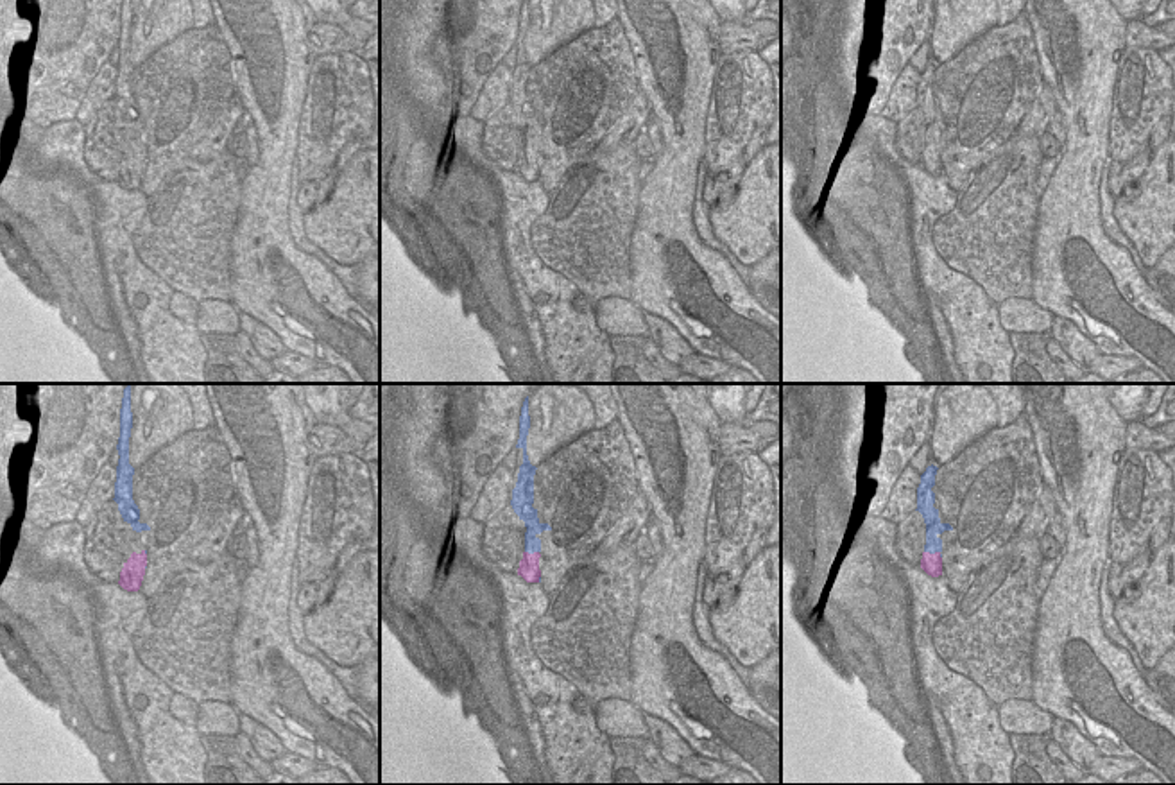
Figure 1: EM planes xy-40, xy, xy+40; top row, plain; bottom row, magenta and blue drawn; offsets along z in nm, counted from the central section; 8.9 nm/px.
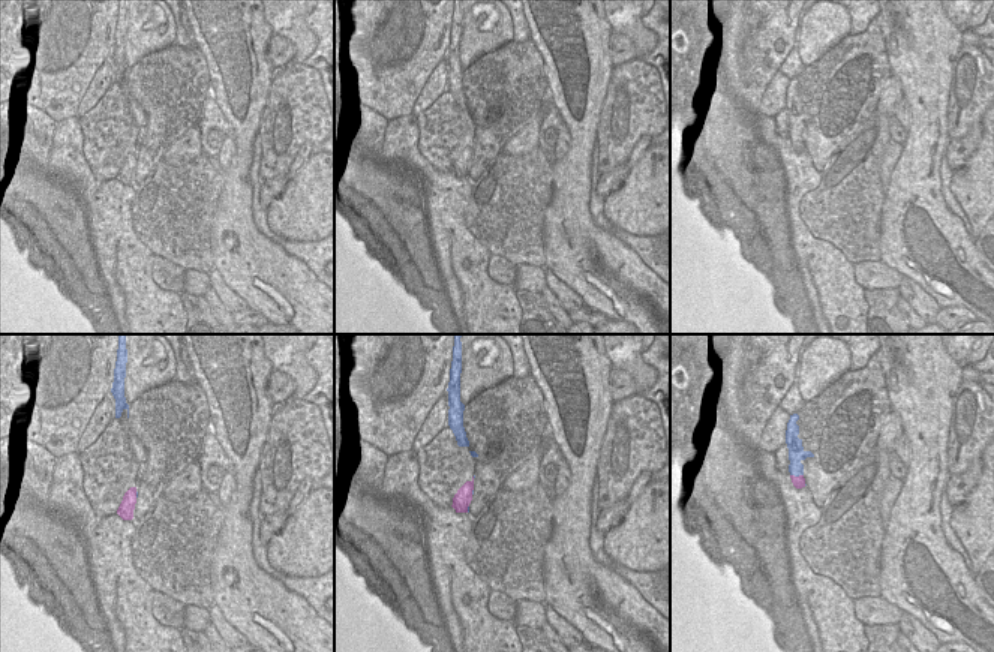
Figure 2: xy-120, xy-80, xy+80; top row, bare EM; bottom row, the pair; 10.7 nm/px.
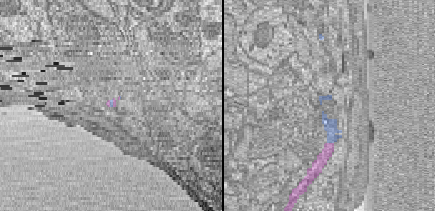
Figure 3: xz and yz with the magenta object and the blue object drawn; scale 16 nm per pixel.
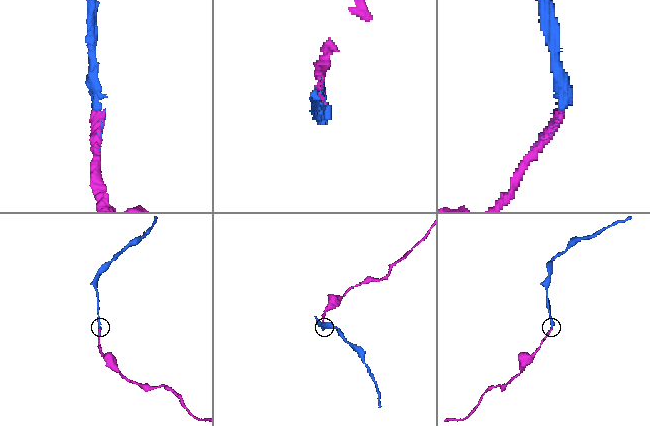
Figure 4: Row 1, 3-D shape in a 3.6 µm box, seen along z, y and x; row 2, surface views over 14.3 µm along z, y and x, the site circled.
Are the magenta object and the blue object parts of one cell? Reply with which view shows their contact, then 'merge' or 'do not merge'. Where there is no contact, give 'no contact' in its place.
xy+40 | merge

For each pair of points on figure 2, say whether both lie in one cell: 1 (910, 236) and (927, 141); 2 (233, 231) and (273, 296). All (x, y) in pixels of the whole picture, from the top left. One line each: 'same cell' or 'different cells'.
1: same cell
2: same cell

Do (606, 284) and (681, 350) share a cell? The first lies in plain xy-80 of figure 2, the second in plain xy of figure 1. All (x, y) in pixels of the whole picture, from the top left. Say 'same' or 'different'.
different

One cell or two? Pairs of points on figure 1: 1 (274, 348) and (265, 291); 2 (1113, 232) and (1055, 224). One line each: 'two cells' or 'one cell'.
1: two cells
2: two cells

